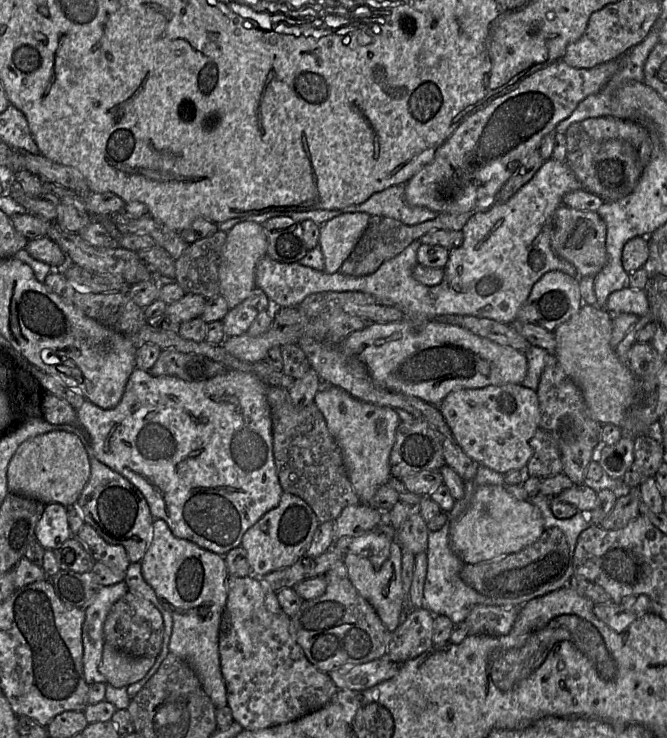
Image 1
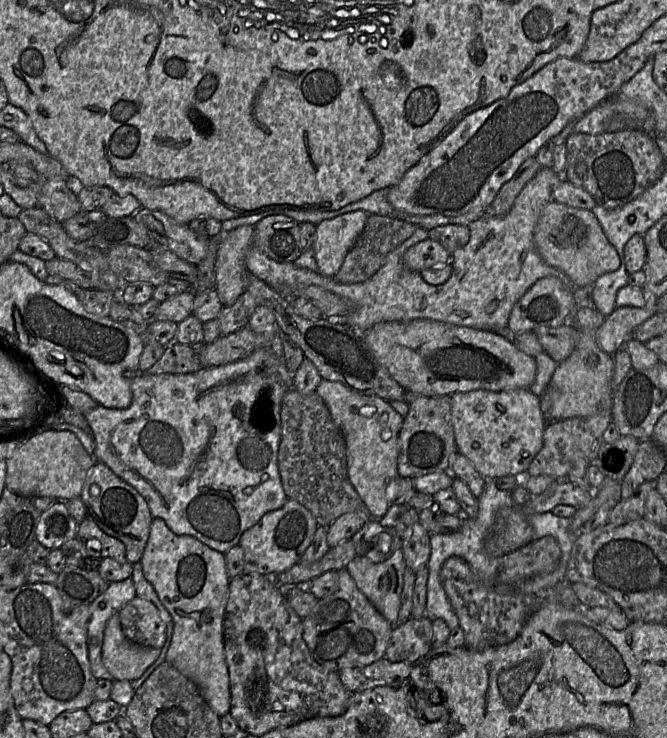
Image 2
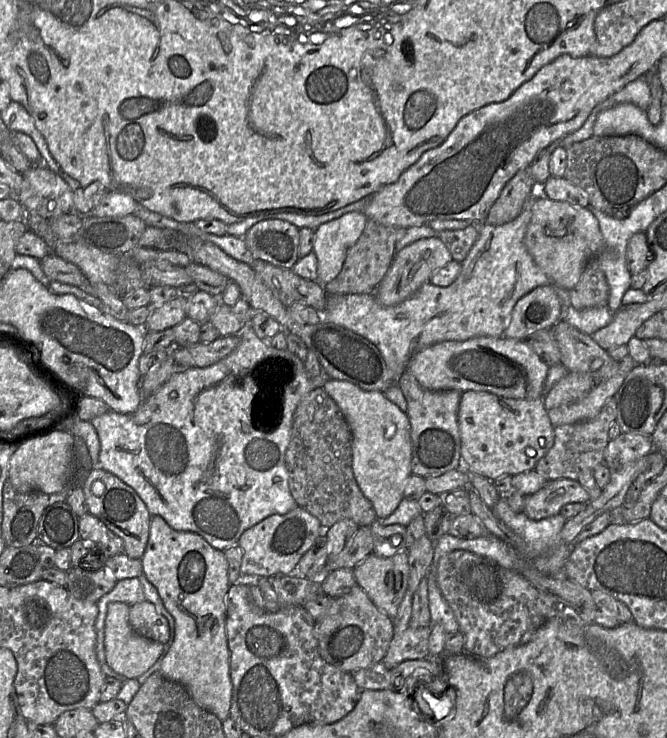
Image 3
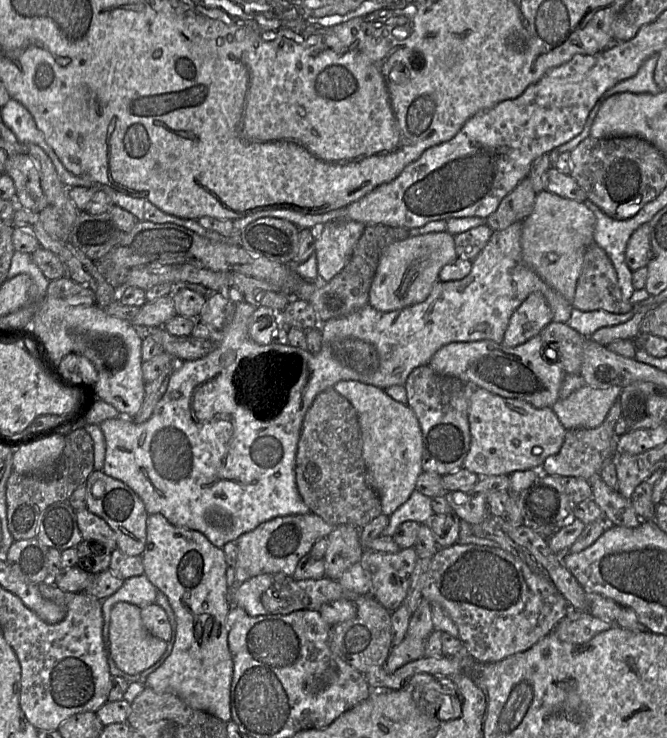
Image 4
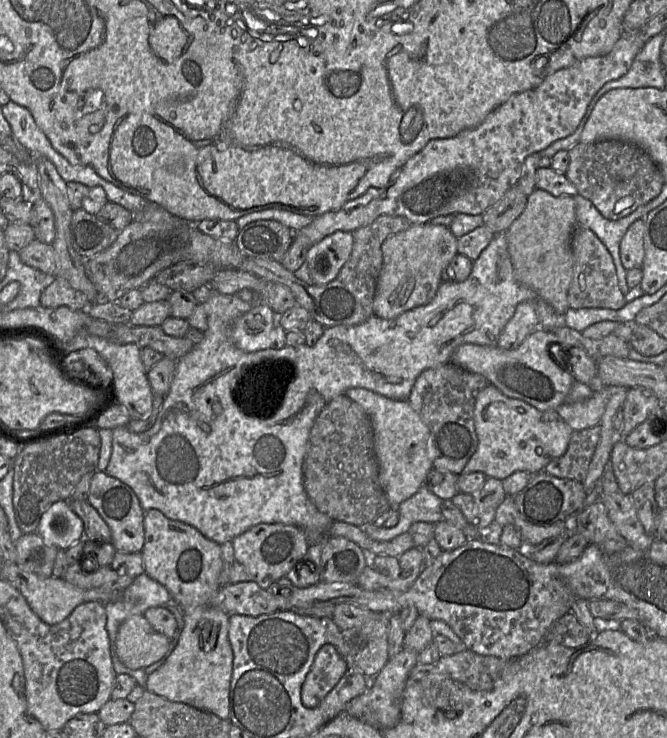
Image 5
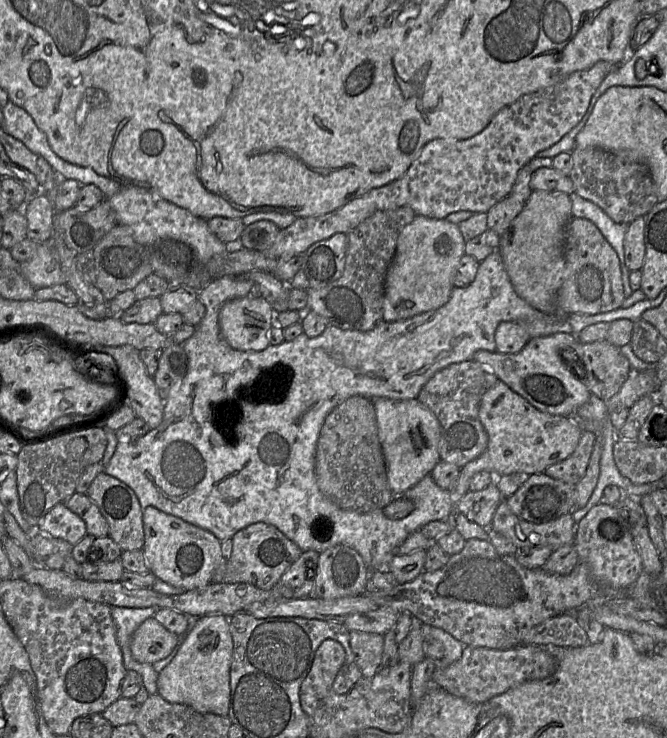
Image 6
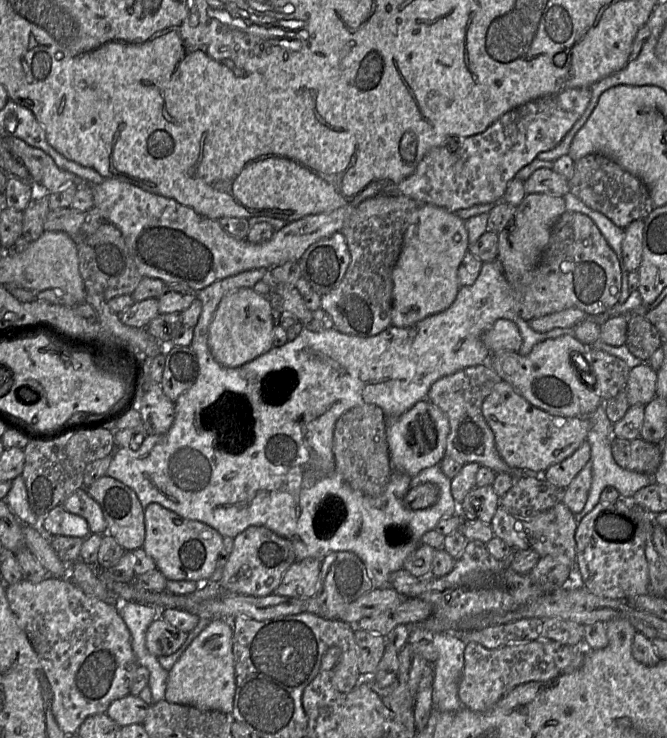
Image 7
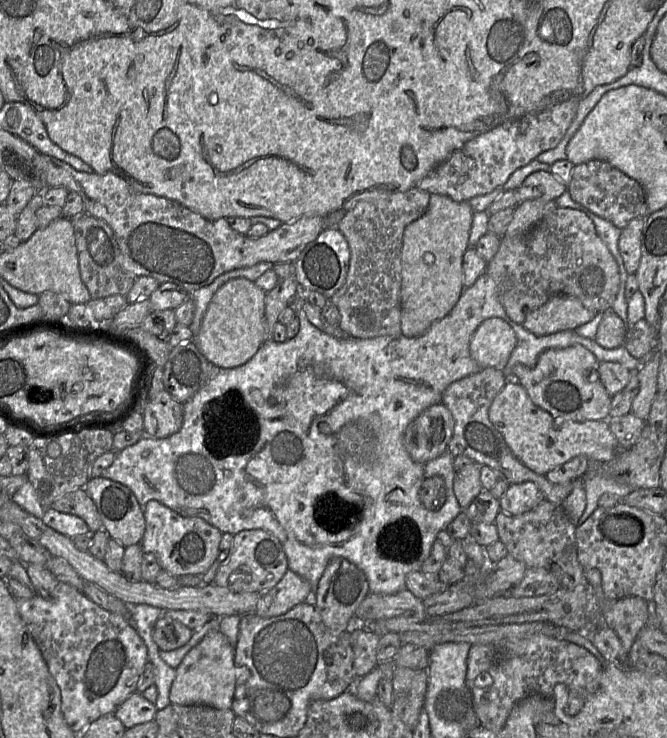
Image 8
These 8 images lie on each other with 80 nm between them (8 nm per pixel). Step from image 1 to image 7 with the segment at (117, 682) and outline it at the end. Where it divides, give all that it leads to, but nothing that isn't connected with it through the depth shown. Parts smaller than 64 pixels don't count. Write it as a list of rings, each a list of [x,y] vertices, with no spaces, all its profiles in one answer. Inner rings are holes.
[[[161,617],[155,618],[147,628],[145,646],[155,657],[175,653],[187,639],[188,633],[179,630]]]

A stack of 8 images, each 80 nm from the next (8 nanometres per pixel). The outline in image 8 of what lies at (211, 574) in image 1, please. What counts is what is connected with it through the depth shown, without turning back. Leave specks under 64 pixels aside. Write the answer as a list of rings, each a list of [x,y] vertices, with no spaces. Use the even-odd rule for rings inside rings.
[[[150,500],[143,508],[145,532],[141,547],[157,559],[161,570],[179,577],[201,576],[215,562],[220,552],[223,533],[198,517],[184,517],[156,500]],[[212,630],[183,657],[175,669],[169,691],[169,701],[178,705],[207,705],[216,709],[231,709],[236,684],[234,647],[220,630]]]

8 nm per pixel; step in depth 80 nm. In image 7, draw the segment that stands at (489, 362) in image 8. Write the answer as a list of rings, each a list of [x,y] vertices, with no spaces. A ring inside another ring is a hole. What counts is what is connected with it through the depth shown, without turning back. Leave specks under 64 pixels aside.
[[[498,319],[483,334],[482,341],[492,354],[518,352],[522,337],[515,323],[507,319]]]

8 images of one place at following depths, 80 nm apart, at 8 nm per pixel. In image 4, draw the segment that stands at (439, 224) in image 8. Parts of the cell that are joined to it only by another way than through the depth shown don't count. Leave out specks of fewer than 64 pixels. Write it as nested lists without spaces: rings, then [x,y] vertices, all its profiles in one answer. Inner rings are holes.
[[[447,230],[390,243],[380,258],[369,292],[369,304],[378,311],[391,312],[423,302],[439,281],[440,270],[456,258],[454,235]]]

